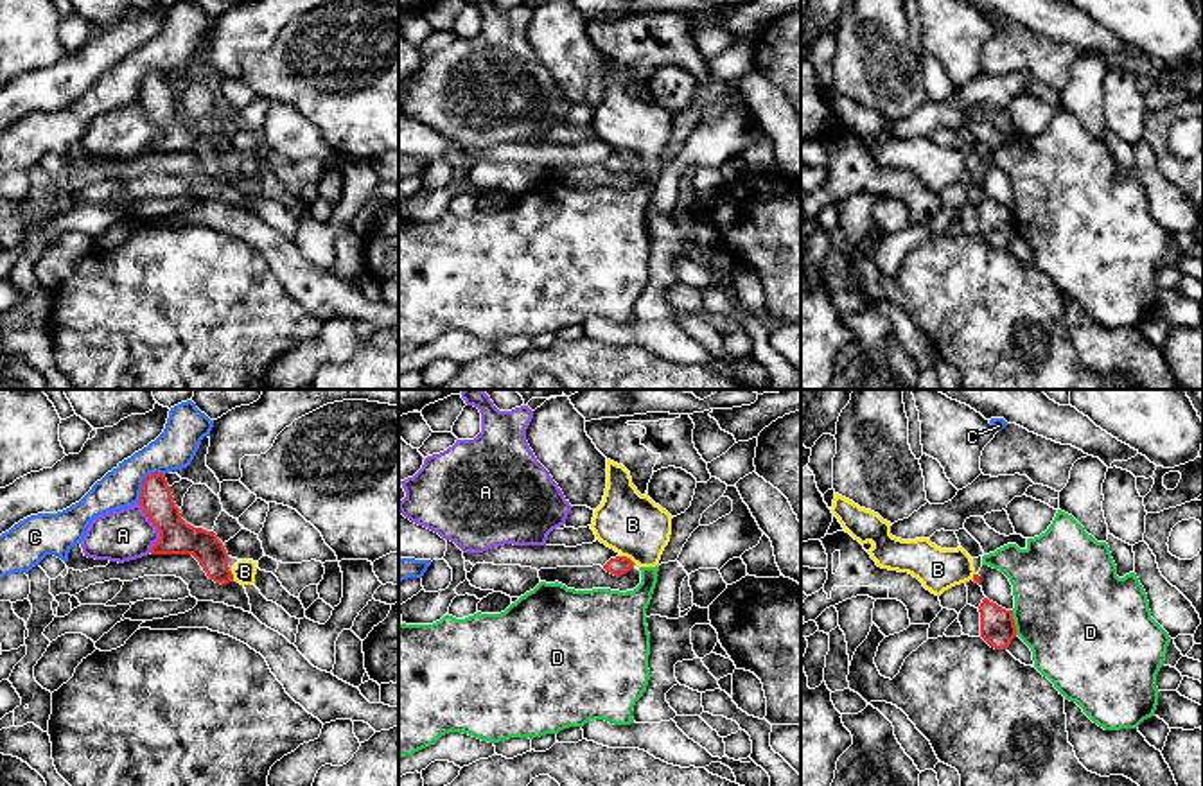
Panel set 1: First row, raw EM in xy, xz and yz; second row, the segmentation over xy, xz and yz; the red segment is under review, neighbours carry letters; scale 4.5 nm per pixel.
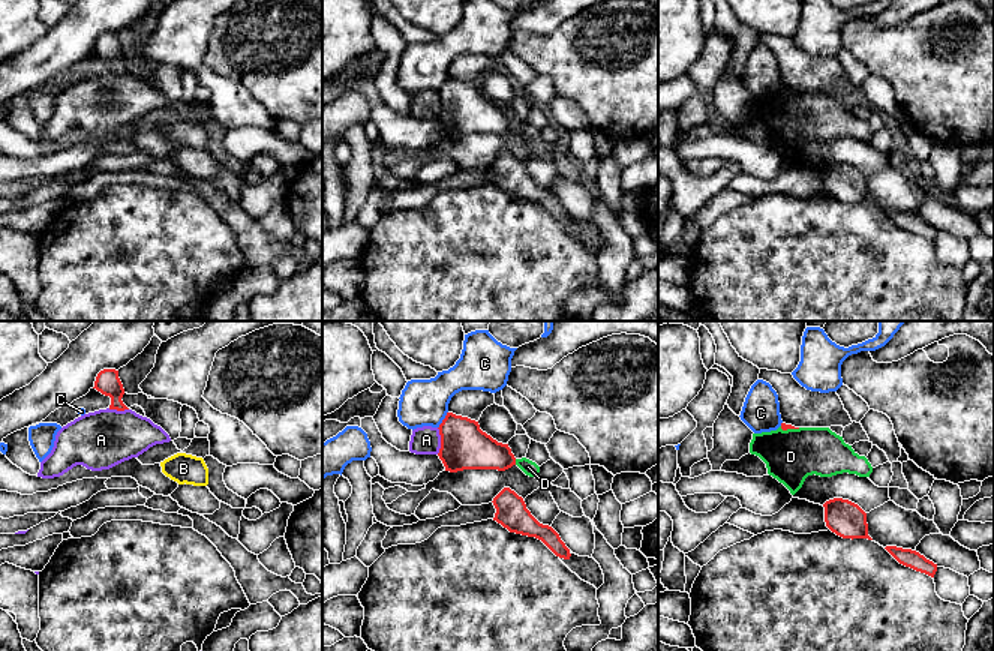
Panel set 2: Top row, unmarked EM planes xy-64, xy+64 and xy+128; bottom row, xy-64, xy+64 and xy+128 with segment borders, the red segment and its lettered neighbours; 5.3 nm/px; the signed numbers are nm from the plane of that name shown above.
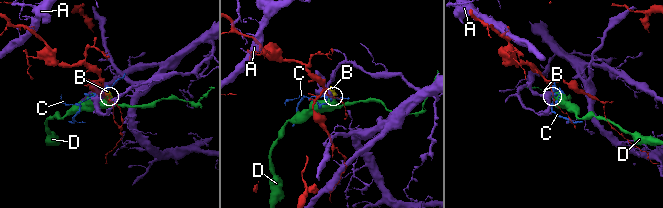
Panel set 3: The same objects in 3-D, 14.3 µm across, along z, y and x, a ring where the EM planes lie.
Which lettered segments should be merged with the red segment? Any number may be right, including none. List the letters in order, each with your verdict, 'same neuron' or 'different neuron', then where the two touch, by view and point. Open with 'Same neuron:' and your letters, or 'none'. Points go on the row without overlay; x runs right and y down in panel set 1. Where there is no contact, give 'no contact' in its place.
Same neuron: none
A: different neuron; contact xy (155, 122)
B: different neuron; contact xz (629, 157)
C: different neuron; contact xy (144, 79)
D: different neuron; contact yz (1013, 221)

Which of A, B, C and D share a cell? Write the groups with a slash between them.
A / B D / C

